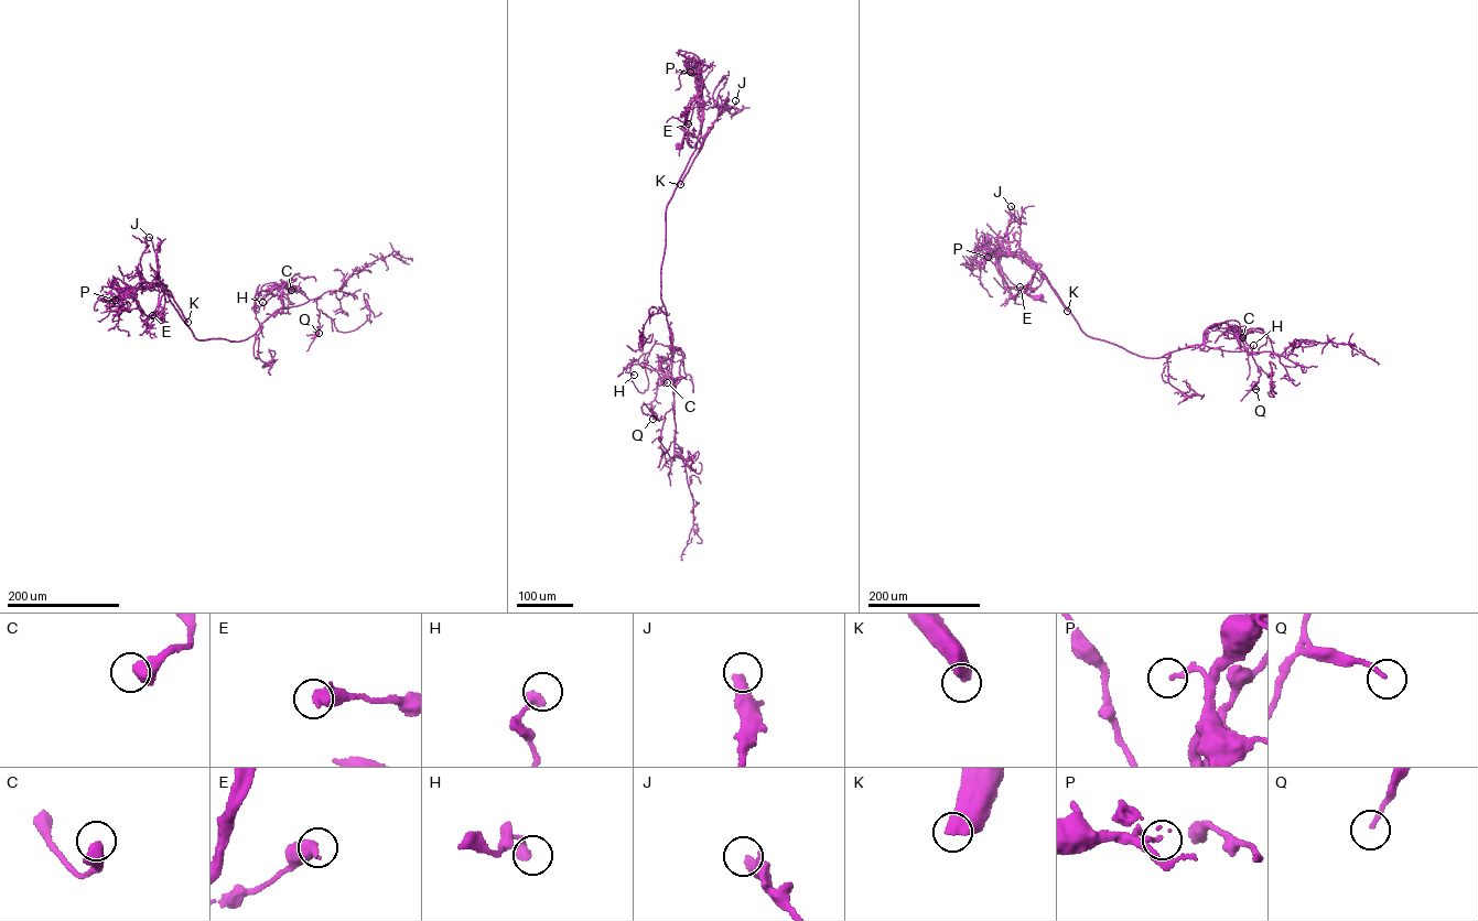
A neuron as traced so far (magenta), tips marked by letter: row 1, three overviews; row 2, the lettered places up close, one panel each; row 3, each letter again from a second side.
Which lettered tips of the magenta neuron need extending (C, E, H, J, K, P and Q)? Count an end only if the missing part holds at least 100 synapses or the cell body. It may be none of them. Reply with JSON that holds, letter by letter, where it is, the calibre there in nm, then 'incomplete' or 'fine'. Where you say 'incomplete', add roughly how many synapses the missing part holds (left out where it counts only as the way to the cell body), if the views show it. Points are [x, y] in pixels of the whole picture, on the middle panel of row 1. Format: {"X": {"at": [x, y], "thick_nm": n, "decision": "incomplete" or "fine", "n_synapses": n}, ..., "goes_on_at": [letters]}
{"C": {"at": [667, 382], "thick_nm": 550, "decision": "fine"}, "E": {"at": [688, 123], "thick_nm": 550, "decision": "fine"}, "H": {"at": [634, 375], "thick_nm": 360, "decision": "fine"}, "J": {"at": [735, 100], "thick_nm": 400, "decision": "fine"}, "K": {"at": [680, 184], "thick_nm": 550, "decision": "incomplete", "n_synapses": 2500}, "P": {"at": [690, 72], "thick_nm": 190, "decision": "fine"}, "Q": {"at": [653, 419], "thick_nm": 150, "decision": "fine"}, "goes_on_at": ["K"]}

